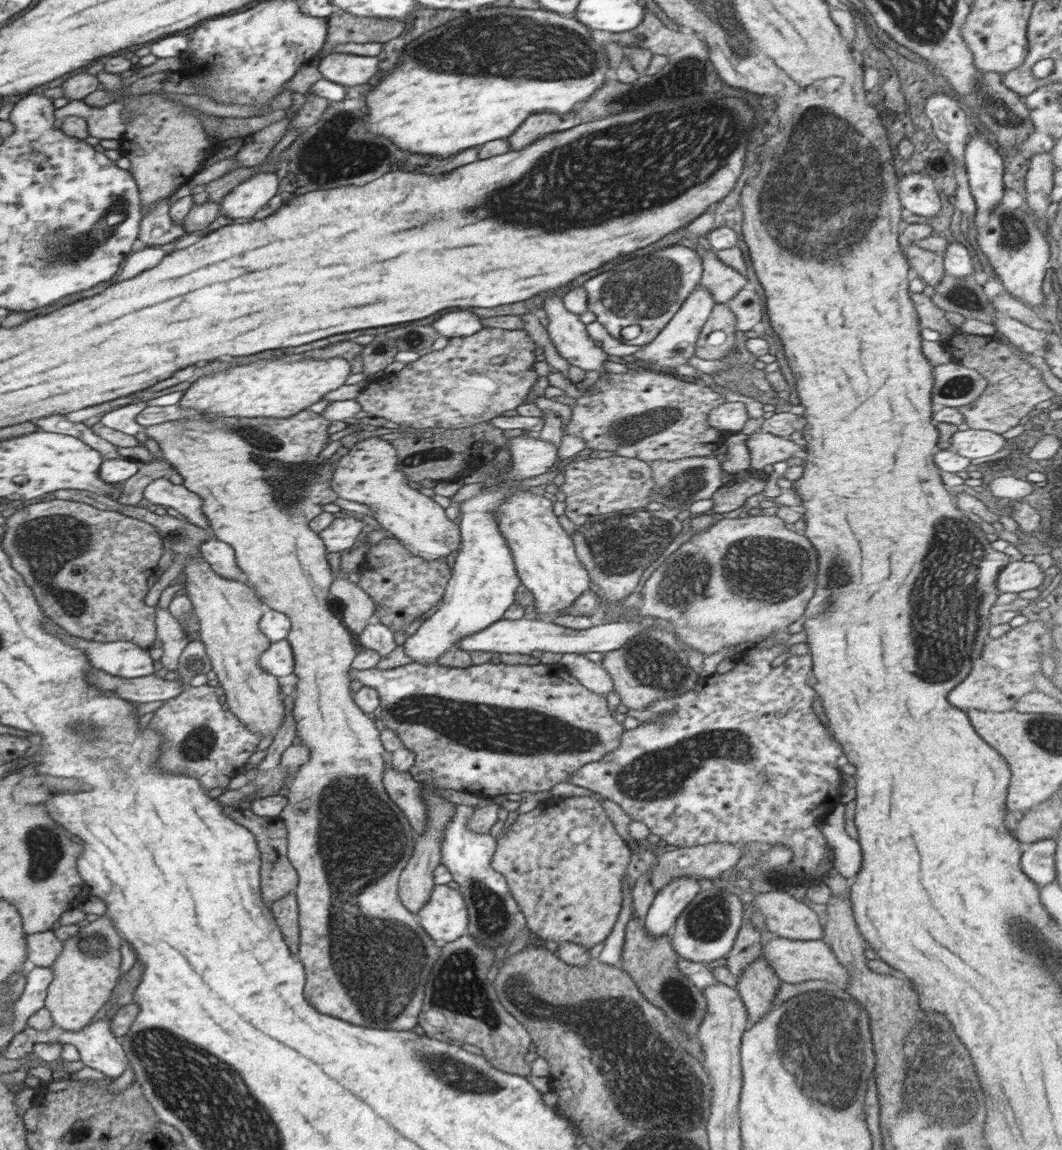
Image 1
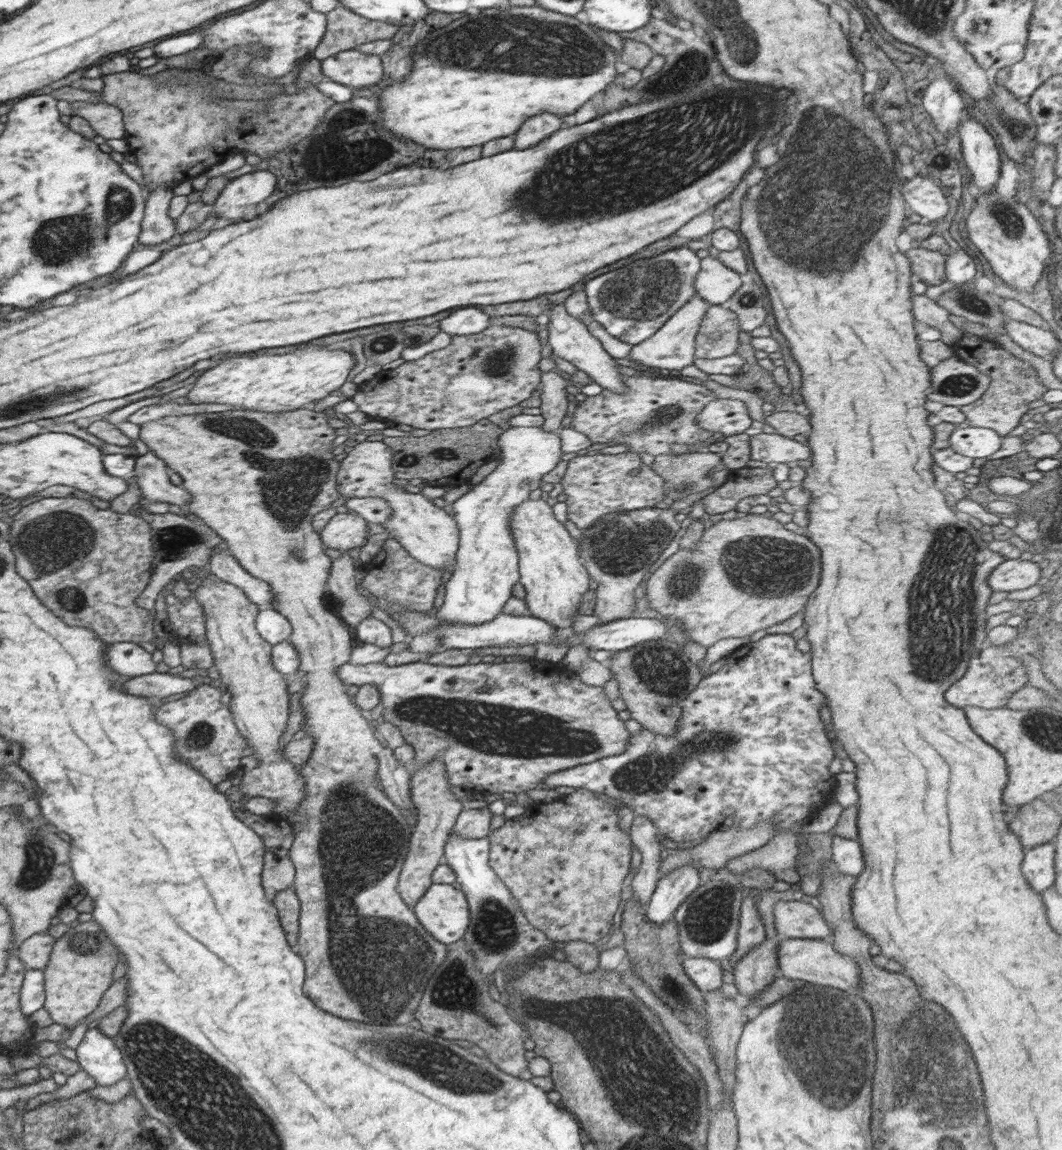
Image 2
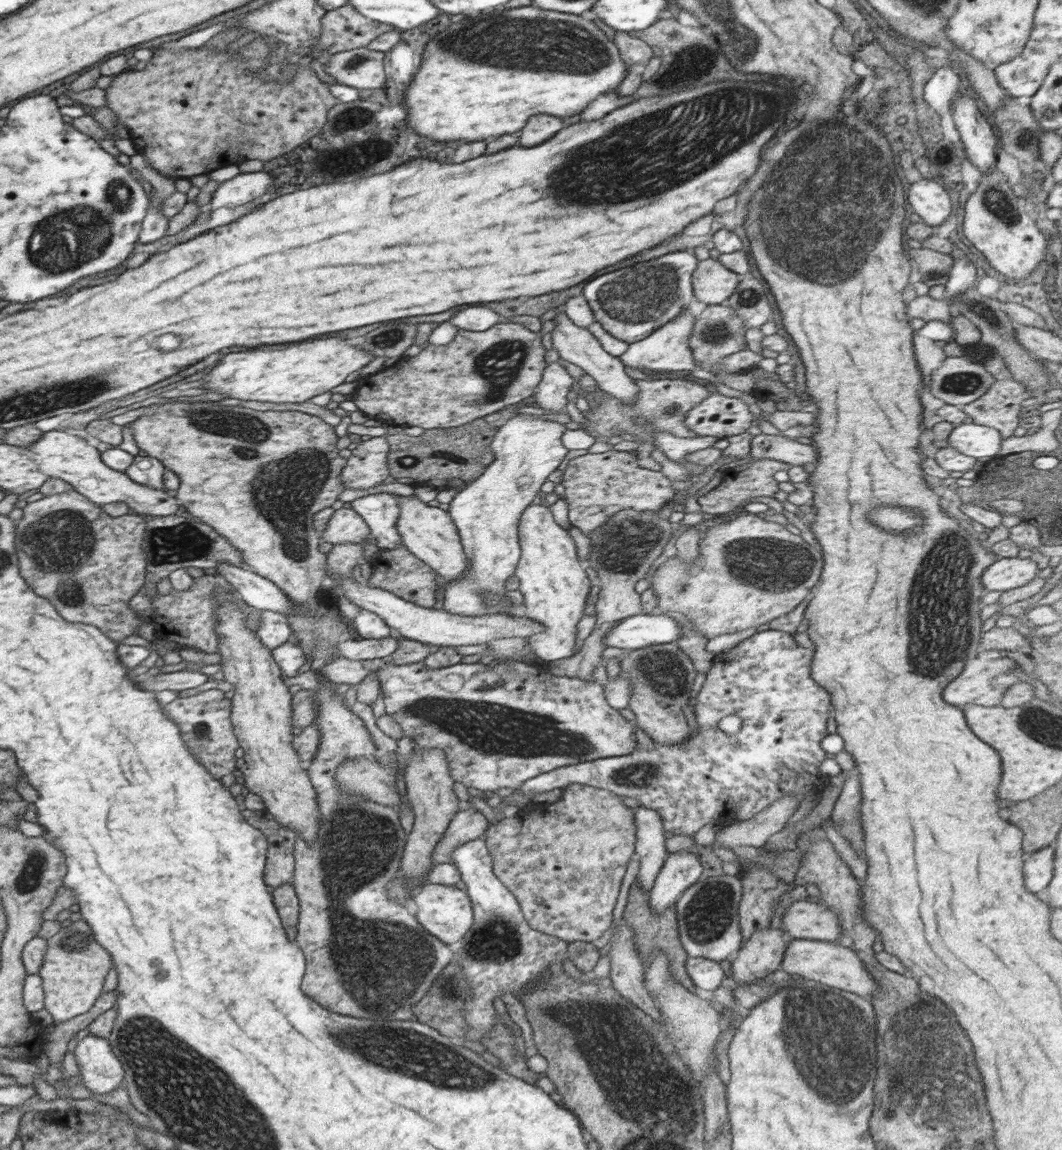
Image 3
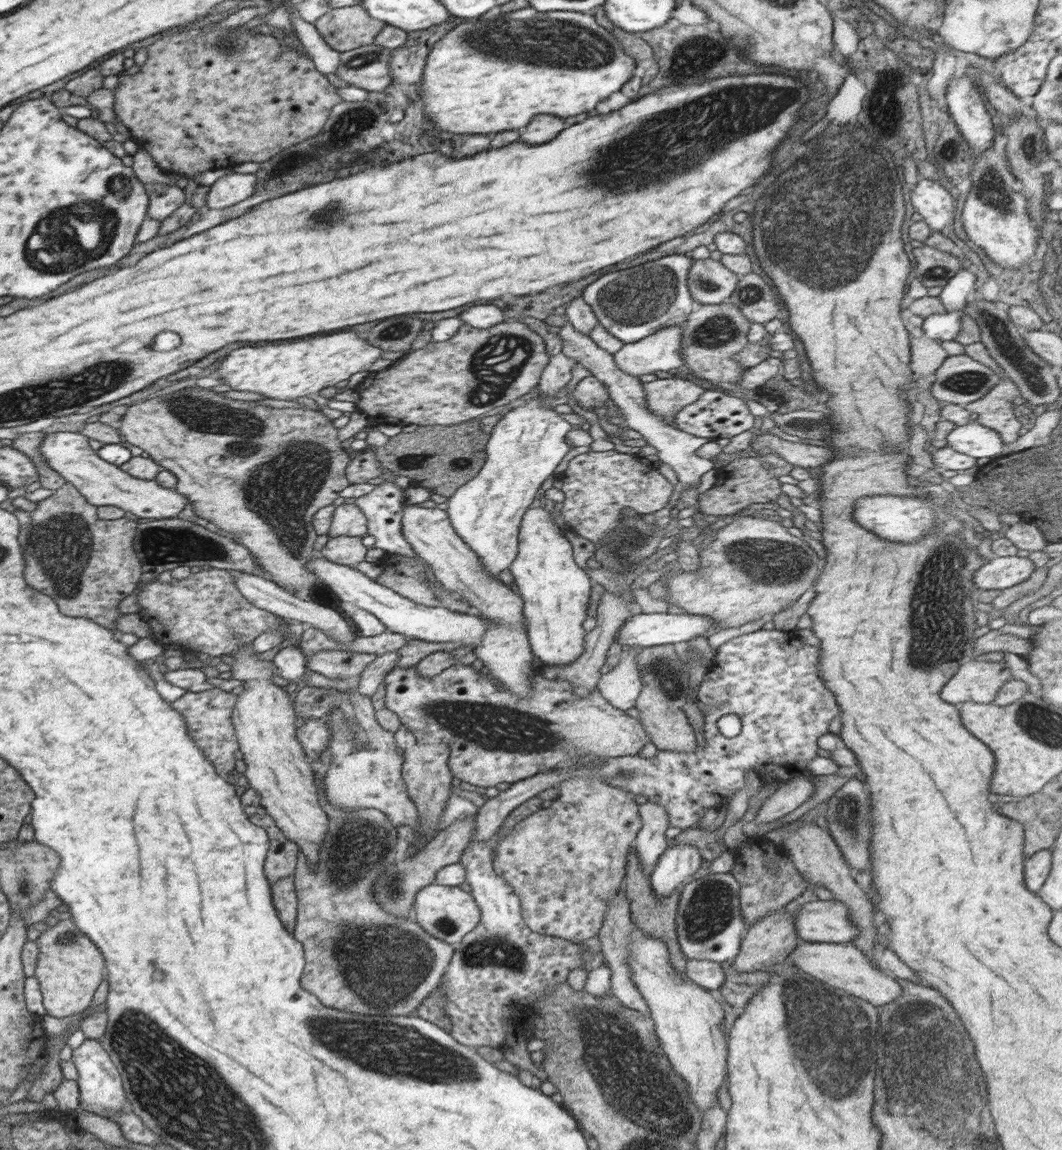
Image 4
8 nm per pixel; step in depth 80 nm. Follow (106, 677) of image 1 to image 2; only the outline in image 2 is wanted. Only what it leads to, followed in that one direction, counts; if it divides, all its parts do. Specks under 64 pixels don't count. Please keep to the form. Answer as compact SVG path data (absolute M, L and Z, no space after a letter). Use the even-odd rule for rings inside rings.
M176 671L167 673L152 673L142 676L131 677L124 682L121 690L132 696L143 696L144 698L154 698L155 701L172 696L172 694L182 694L194 690L198 685L203 684L192 681L193 678L180 677Z

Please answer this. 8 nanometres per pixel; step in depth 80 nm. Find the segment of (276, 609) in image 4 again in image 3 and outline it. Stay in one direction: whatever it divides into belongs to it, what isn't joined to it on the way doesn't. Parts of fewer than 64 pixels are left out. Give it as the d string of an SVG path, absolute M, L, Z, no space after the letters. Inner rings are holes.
M220 562L216 571L231 585L240 600L250 607L260 611L279 612L286 616L297 611L297 604L290 601L280 588L270 580L253 573L249 568Z

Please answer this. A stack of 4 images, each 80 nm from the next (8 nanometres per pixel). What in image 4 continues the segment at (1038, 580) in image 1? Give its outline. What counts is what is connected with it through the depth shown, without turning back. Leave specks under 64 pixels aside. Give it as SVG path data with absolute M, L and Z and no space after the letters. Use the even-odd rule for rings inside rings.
M1018 556L997 557L984 564L975 571L974 585L986 590L1001 590L1025 584L1035 570L1032 560Z

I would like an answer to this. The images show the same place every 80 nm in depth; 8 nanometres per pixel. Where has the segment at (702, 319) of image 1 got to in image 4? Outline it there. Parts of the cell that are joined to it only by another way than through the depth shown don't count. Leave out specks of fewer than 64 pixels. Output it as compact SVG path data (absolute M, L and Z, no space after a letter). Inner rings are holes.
M683 325L662 327L647 338L625 344L613 354L615 363L626 374L639 377L656 370L664 372L685 368L681 353Z

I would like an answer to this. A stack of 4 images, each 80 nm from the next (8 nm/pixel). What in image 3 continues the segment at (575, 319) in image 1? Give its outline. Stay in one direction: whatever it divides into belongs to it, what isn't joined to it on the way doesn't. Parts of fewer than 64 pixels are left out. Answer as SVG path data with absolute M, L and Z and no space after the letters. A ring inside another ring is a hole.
M560 312L555 317L556 325L553 331L547 335L546 342L559 354L562 361L572 362L580 366L586 374L589 374L596 382L599 390L608 395L619 398L623 403L632 404L638 394L638 385L624 371L625 364L619 357L608 354L600 341L587 329L574 324L567 317L565 312Z

